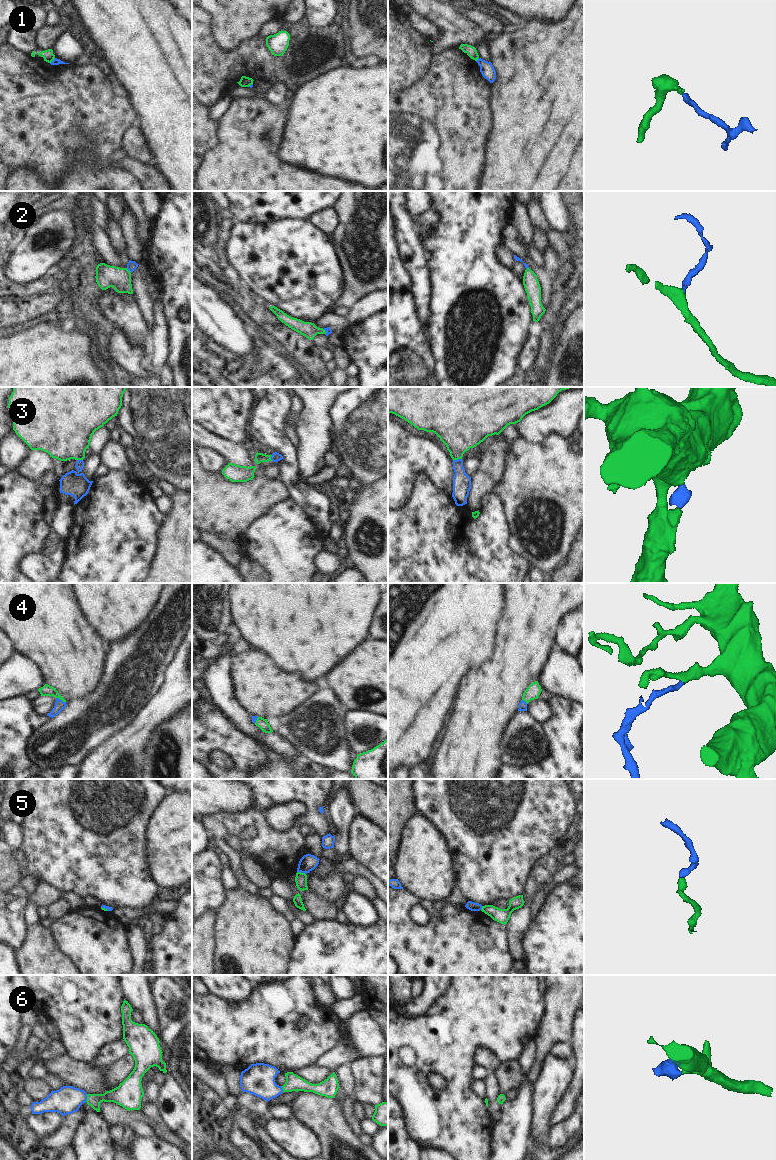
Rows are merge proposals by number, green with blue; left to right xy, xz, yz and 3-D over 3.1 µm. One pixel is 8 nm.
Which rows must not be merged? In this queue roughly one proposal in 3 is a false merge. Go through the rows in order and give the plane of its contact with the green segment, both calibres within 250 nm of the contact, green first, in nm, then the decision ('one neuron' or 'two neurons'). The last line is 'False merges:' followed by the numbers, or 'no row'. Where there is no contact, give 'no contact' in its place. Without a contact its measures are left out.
1: contact in xy; calibres 90 and 50 nm; two neurons
2: contact in xy; calibres 180 and 80 nm; one neuron
3: contact in yz; calibres 360 and 140 nm; one neuron
4: contact in xy; calibres 90 and 80 nm; one neuron
5: contact in xz; calibres 100 and 140 nm; two neurons
6: contact in xy; calibres 140 and 220 nm; one neuron
False merges: 1, 5

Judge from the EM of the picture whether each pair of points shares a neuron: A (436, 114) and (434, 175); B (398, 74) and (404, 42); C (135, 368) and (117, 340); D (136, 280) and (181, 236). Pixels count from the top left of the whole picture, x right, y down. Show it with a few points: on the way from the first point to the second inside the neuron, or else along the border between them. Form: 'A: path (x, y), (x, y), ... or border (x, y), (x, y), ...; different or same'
A: path (436, 129), (434, 133), (434, 160); same
B: path (398, 66), (398, 50); same
C: path (129, 361), (117, 347); same
D: border (143, 261), (152, 274); different

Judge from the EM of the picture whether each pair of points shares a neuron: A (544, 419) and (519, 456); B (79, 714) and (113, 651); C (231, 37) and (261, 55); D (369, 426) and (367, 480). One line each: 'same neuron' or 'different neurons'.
A: different neurons
B: same neuron
C: different neurons
D: same neuron

